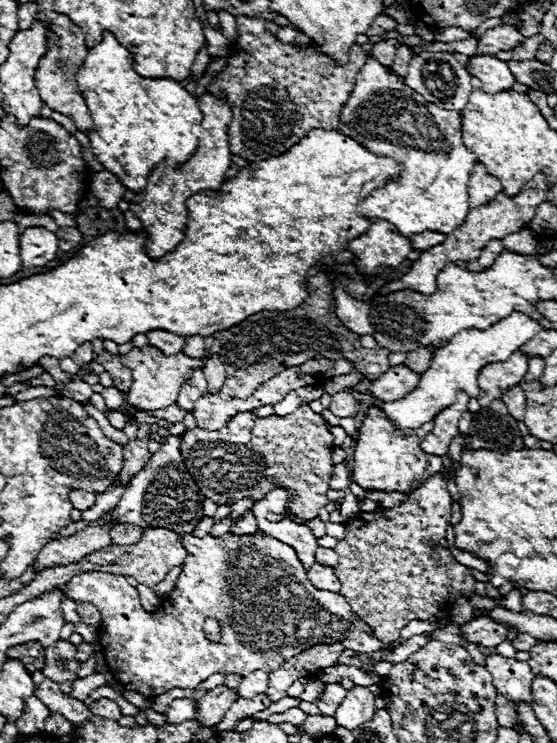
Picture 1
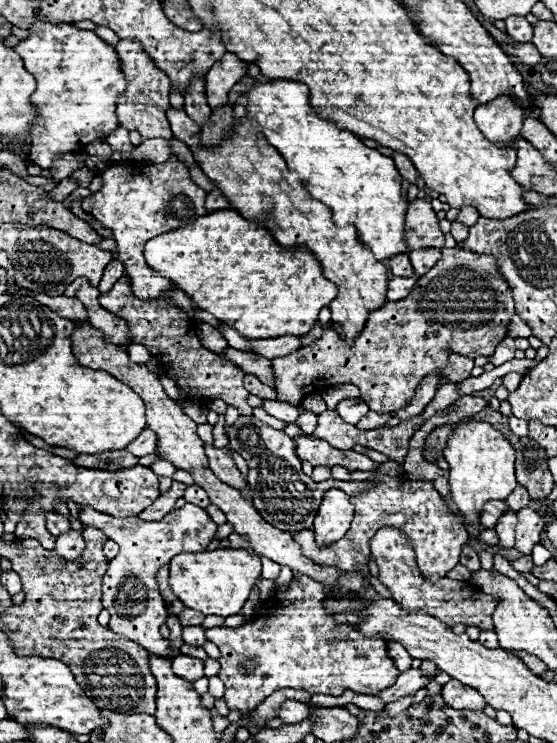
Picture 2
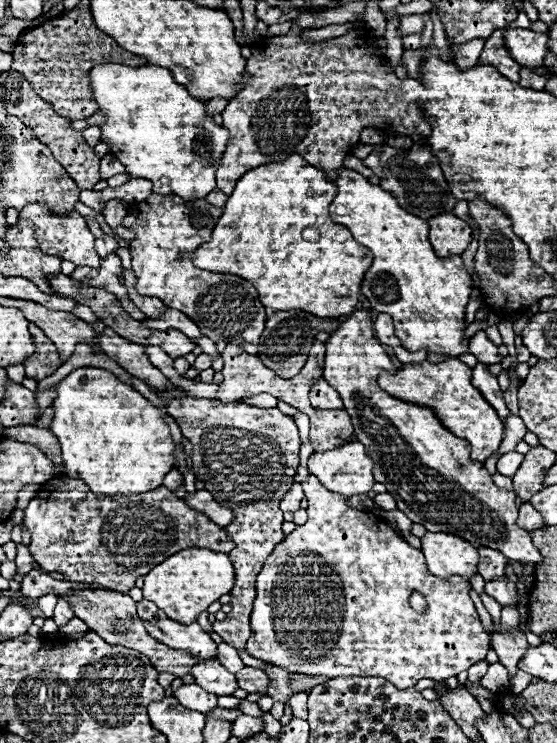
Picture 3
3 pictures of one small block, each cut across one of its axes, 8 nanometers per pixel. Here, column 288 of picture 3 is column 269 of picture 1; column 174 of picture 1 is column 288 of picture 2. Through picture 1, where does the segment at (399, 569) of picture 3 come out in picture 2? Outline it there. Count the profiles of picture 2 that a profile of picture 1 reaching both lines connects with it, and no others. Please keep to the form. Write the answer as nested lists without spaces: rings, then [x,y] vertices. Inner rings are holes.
[[[294,574],[286,590],[274,590],[270,598],[262,600],[256,616],[258,622],[206,630],[206,640],[220,648],[218,676],[226,686],[224,700],[230,710],[246,714],[280,688],[328,696],[342,696],[346,690],[352,690],[356,694],[376,696],[376,692],[396,682],[400,672],[388,656],[386,642],[380,636],[360,636],[352,624],[336,622],[334,614],[326,612],[324,600],[332,600],[326,584]],[[246,660],[256,660],[254,674],[242,674],[240,666]]]

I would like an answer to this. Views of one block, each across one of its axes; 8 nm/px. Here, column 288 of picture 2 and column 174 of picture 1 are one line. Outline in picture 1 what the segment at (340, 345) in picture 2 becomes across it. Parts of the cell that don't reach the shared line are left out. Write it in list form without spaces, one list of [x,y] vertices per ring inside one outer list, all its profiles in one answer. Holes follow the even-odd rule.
[[[154,346],[134,348],[126,354],[122,354],[120,362],[132,370],[132,386],[130,386],[130,392],[126,394],[126,400],[132,406],[138,406],[142,410],[158,410],[158,408],[166,408],[166,406],[176,404],[180,388],[184,386],[186,380],[192,378],[192,372],[196,368],[204,368],[208,356],[210,356],[210,352],[206,352],[202,358],[190,358],[182,352],[166,356],[164,352],[160,352]]]

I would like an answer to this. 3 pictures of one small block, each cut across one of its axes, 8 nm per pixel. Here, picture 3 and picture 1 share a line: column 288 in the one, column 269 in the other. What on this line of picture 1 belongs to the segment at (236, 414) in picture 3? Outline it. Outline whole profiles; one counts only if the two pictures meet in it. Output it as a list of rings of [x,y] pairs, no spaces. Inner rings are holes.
[[[302,404],[298,410],[294,410],[288,416],[268,416],[268,418],[256,418],[254,412],[240,412],[240,416],[234,416],[224,428],[216,432],[204,432],[202,428],[192,428],[182,434],[180,454],[182,460],[196,480],[200,492],[206,498],[212,498],[218,504],[234,502],[228,498],[254,498],[260,500],[272,490],[274,486],[284,486],[288,490],[288,504],[286,508],[296,514],[296,522],[306,522],[318,516],[318,510],[328,504],[326,492],[330,488],[332,478],[332,434],[328,432],[328,422],[310,410],[308,404]]]

